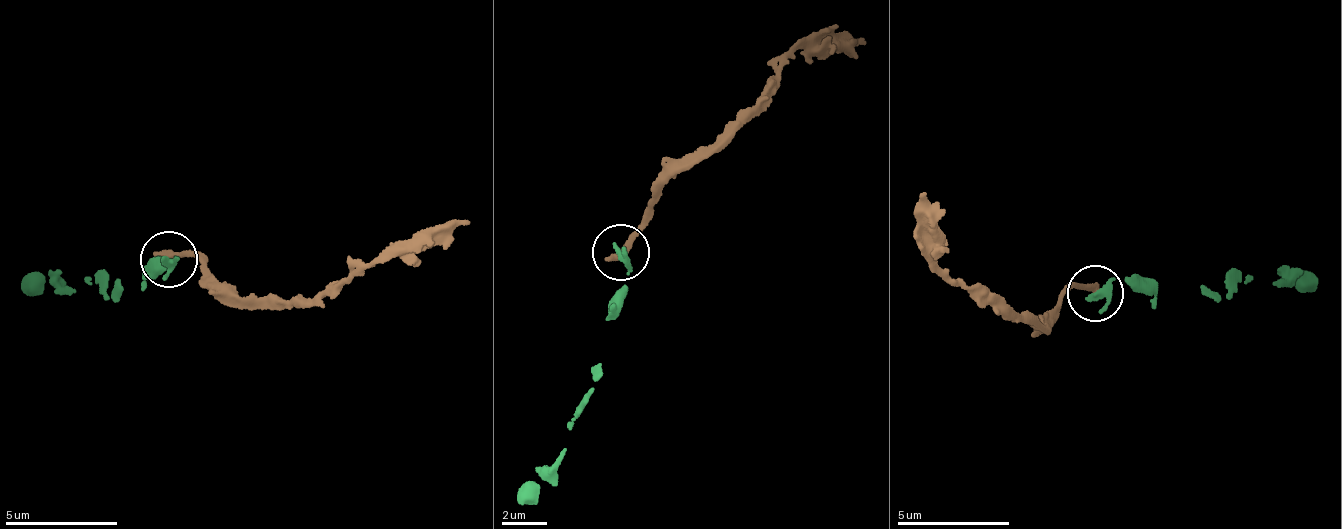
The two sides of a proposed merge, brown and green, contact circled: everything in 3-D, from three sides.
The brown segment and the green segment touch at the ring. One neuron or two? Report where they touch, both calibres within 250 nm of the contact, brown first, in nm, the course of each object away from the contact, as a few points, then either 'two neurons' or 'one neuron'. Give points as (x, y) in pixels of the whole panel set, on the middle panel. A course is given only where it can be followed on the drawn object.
(621, 252) | 320/360 nm | brown via (619, 254), (644, 227), (653, 197), (695, 156), (717, 144), (738, 124), (792, 53), (867, 40) | green via (619, 254), (626, 295), (607, 318), (602, 376), (570, 418), (563, 454), (535, 481), (523, 507) | two neurons

